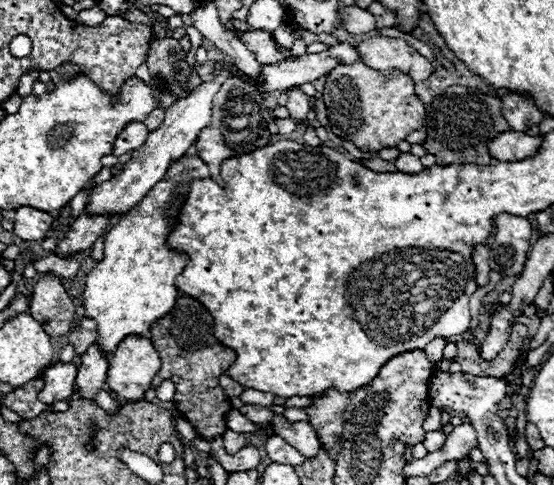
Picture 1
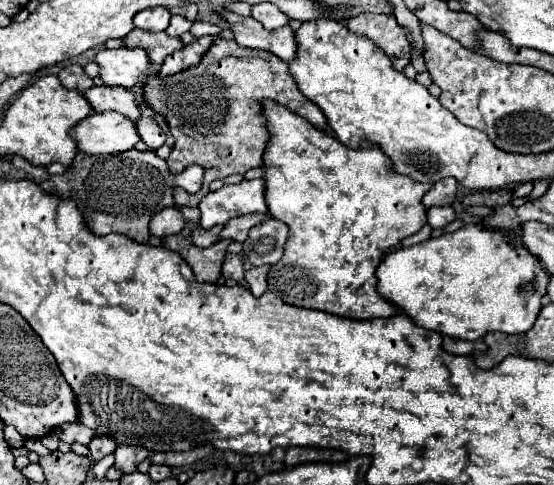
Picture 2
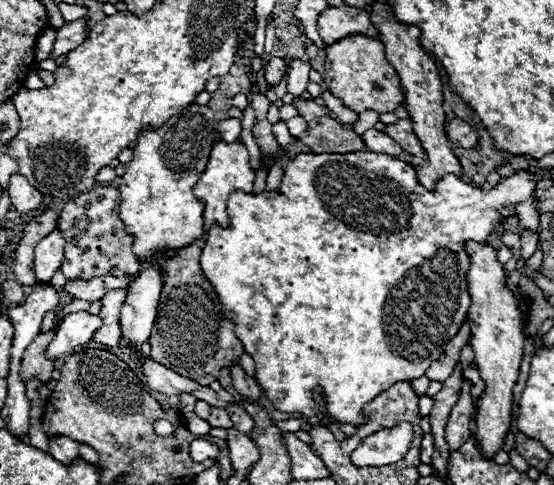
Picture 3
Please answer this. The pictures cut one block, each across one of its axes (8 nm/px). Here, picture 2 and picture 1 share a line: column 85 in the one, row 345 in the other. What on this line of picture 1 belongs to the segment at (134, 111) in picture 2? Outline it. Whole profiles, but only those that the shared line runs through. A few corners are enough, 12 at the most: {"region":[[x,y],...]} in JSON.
{"region":[[96,344],[84,352],[78,396],[94,402],[106,386],[108,358]]}

